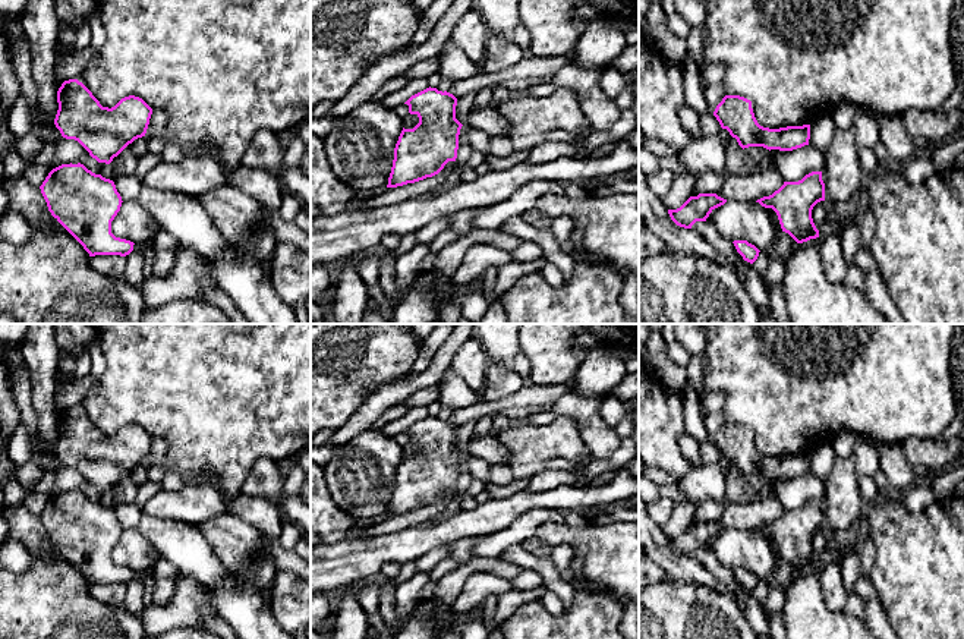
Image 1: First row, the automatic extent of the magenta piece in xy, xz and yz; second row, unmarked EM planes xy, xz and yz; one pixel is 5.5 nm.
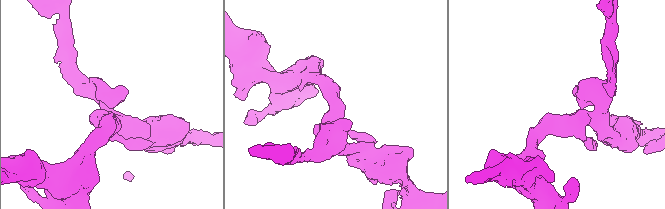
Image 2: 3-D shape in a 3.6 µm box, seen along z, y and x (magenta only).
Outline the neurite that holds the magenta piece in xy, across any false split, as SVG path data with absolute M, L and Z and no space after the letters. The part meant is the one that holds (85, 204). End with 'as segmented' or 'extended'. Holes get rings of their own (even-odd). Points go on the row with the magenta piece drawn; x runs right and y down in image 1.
M70 163L53 169L40 189L51 215L84 246L89 256L126 256L133 251L133 242L111 233L111 221L123 202L113 180L92 173L81 163Z; as segmented

